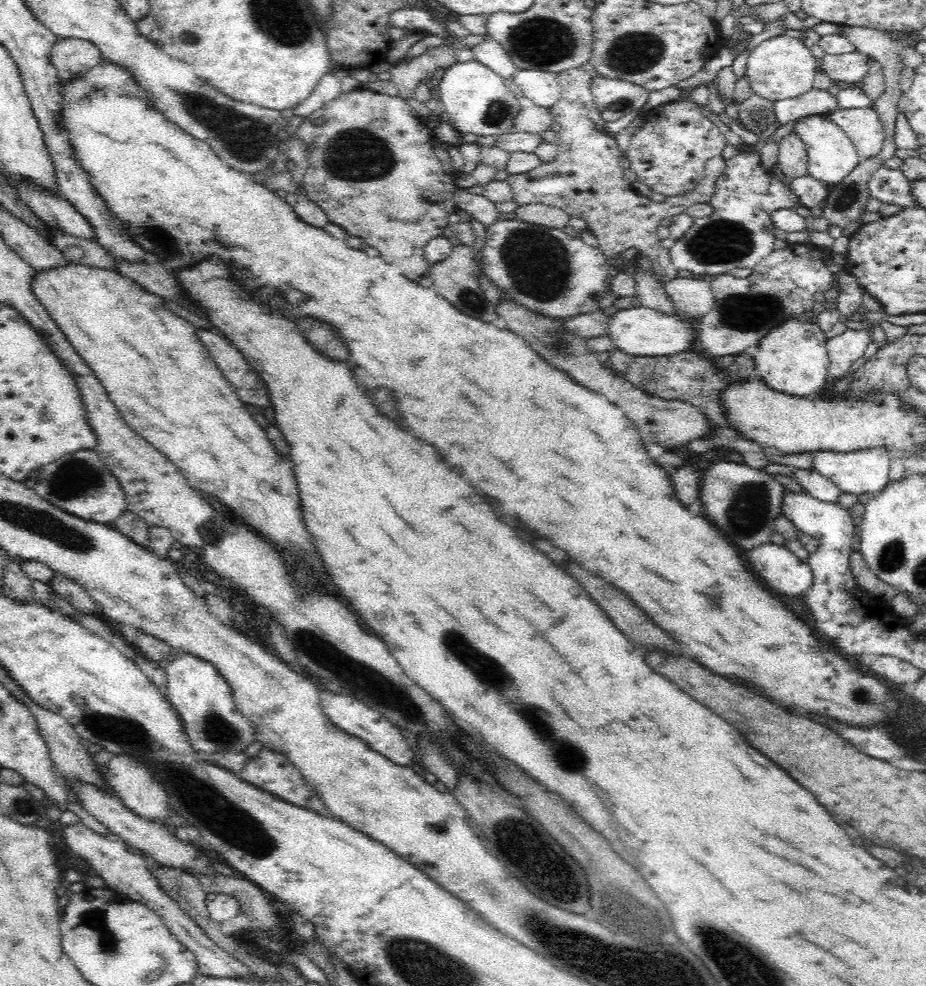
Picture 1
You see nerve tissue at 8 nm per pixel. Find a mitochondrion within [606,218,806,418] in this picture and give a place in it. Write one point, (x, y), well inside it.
(745, 311)

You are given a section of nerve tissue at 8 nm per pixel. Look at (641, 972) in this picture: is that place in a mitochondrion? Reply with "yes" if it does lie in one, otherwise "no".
yes

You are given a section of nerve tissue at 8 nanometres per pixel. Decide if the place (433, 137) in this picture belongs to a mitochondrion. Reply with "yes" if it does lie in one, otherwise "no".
no

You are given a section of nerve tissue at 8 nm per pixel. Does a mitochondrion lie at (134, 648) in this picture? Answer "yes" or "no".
no

